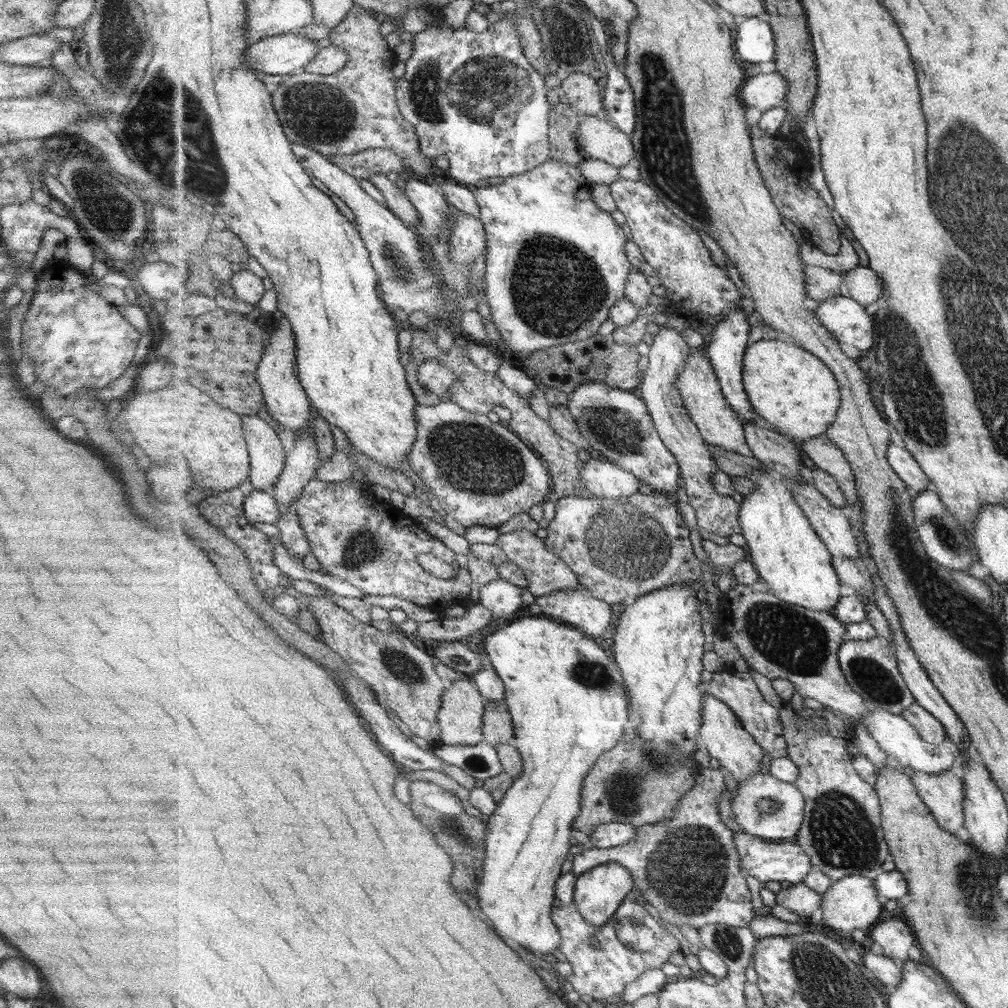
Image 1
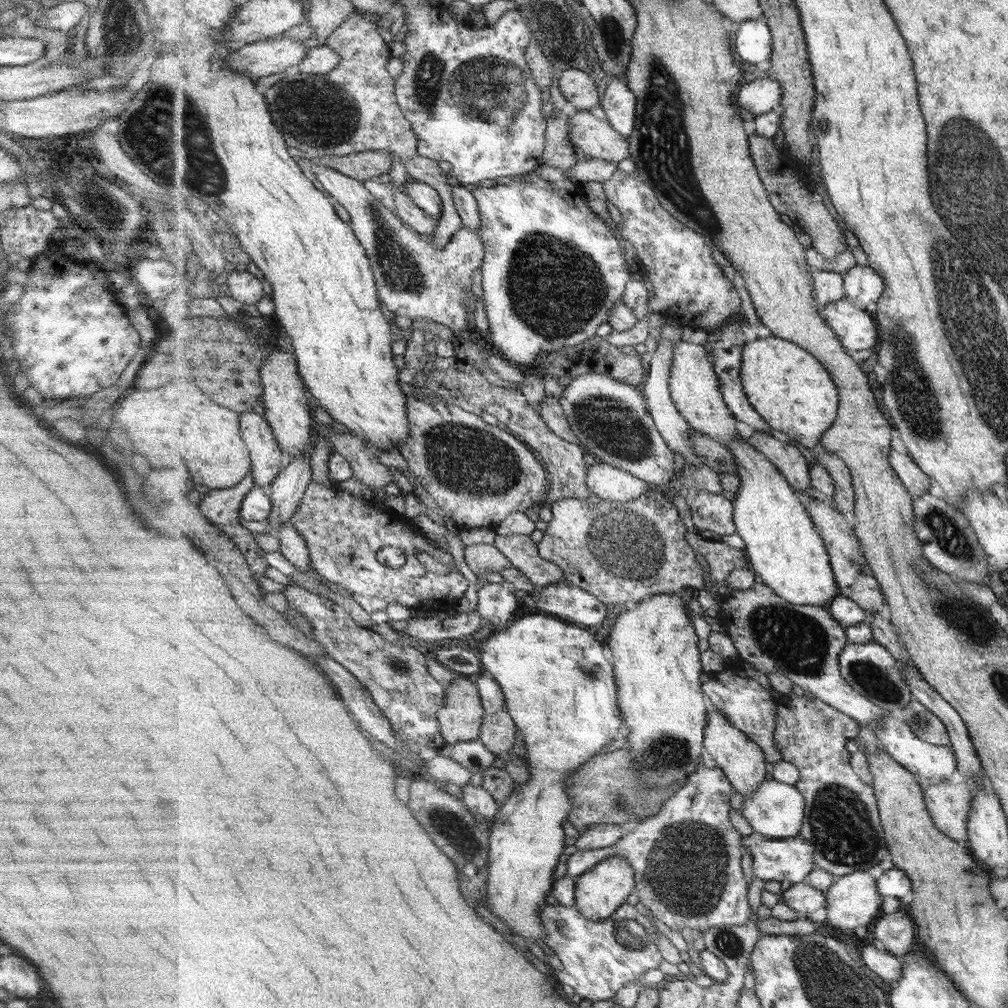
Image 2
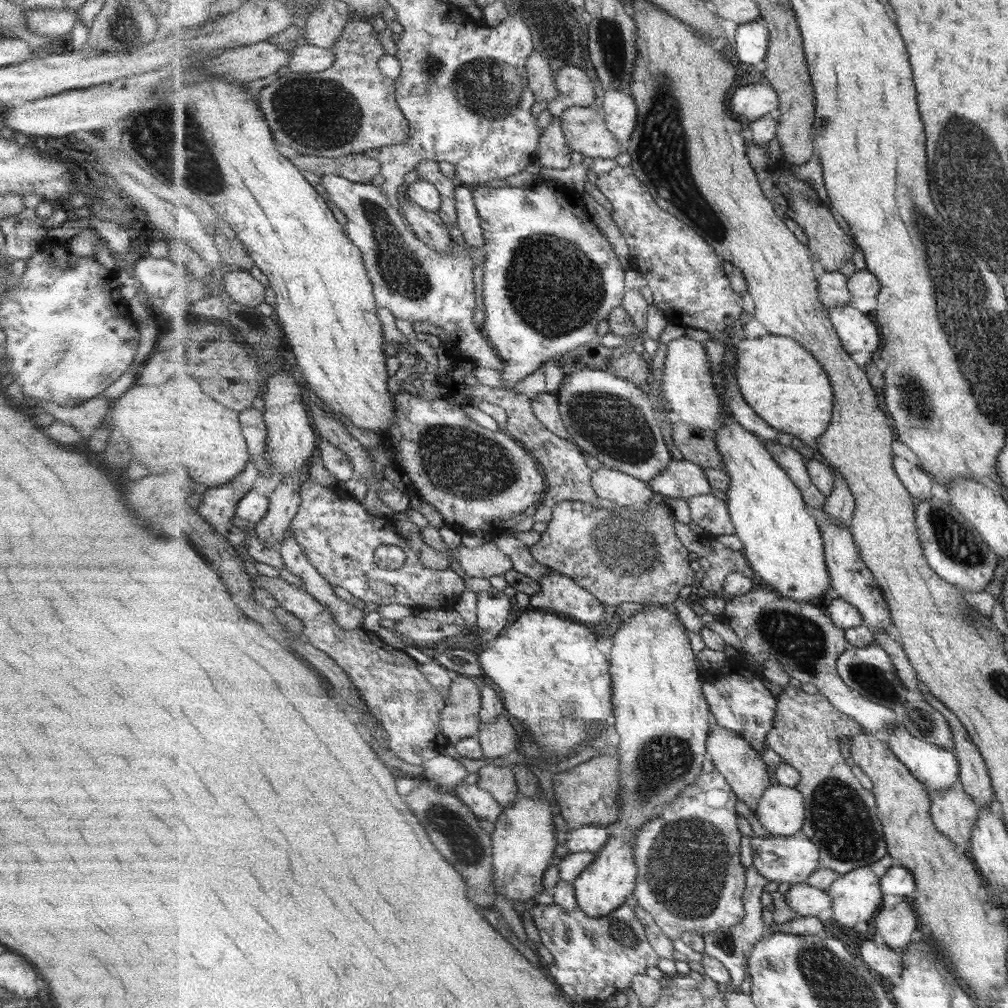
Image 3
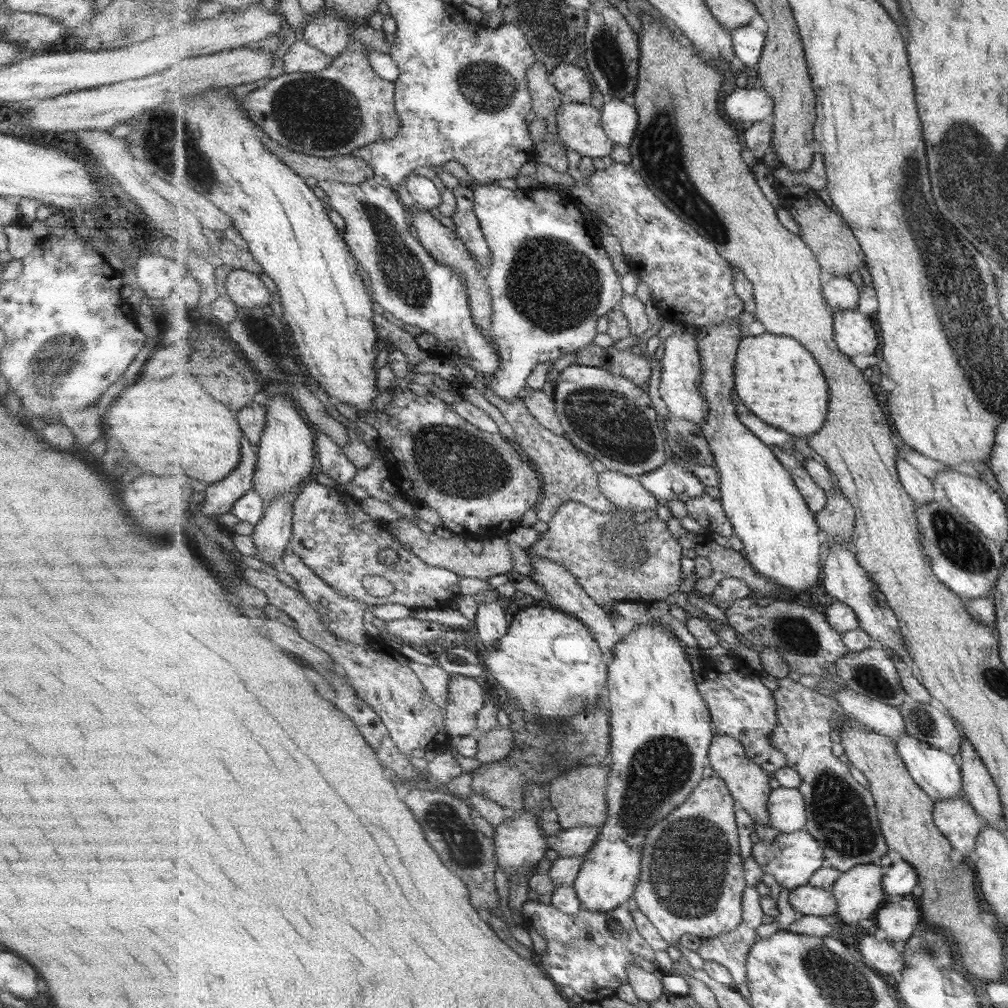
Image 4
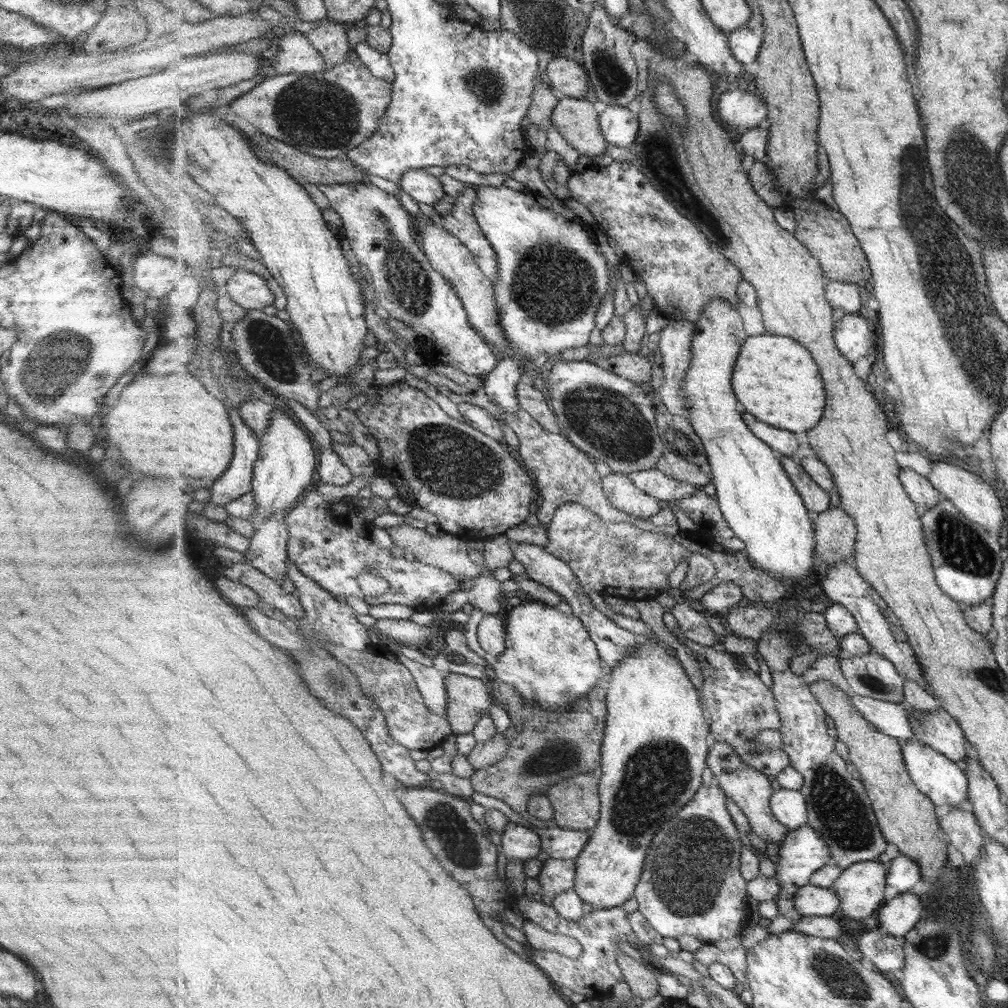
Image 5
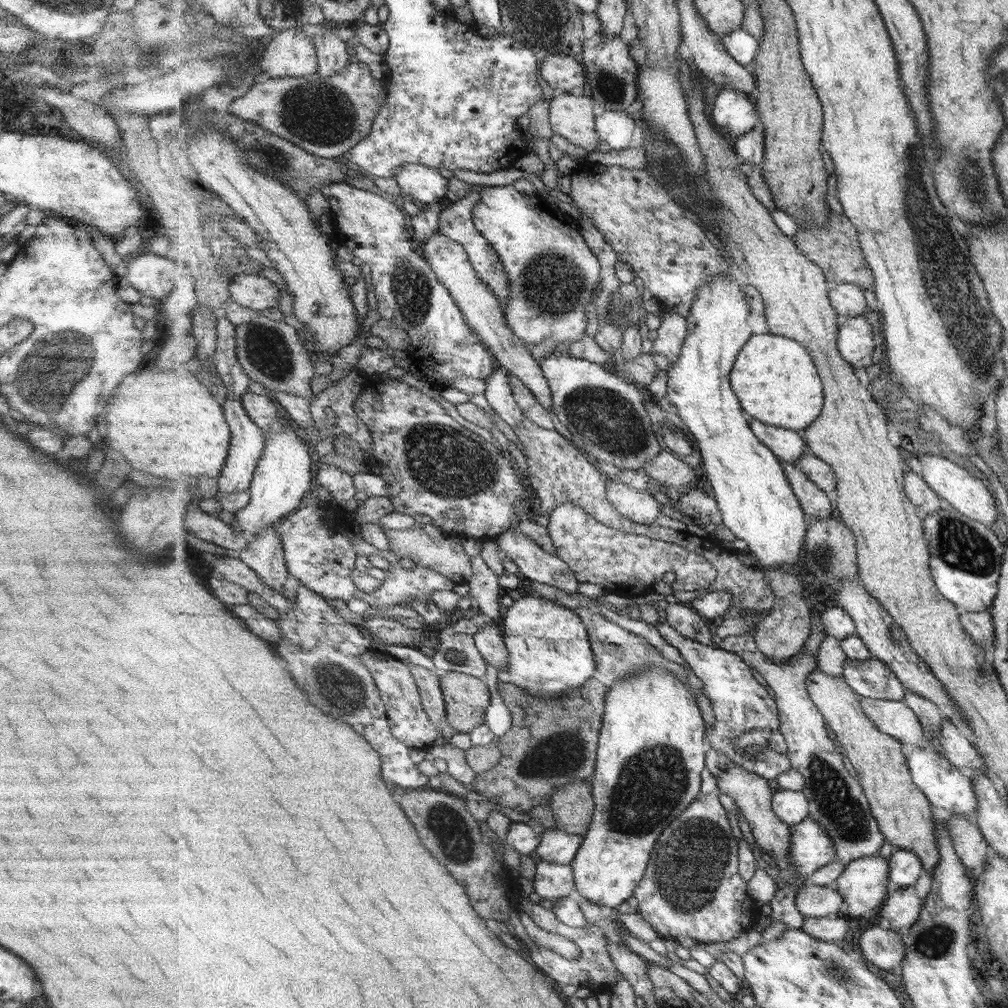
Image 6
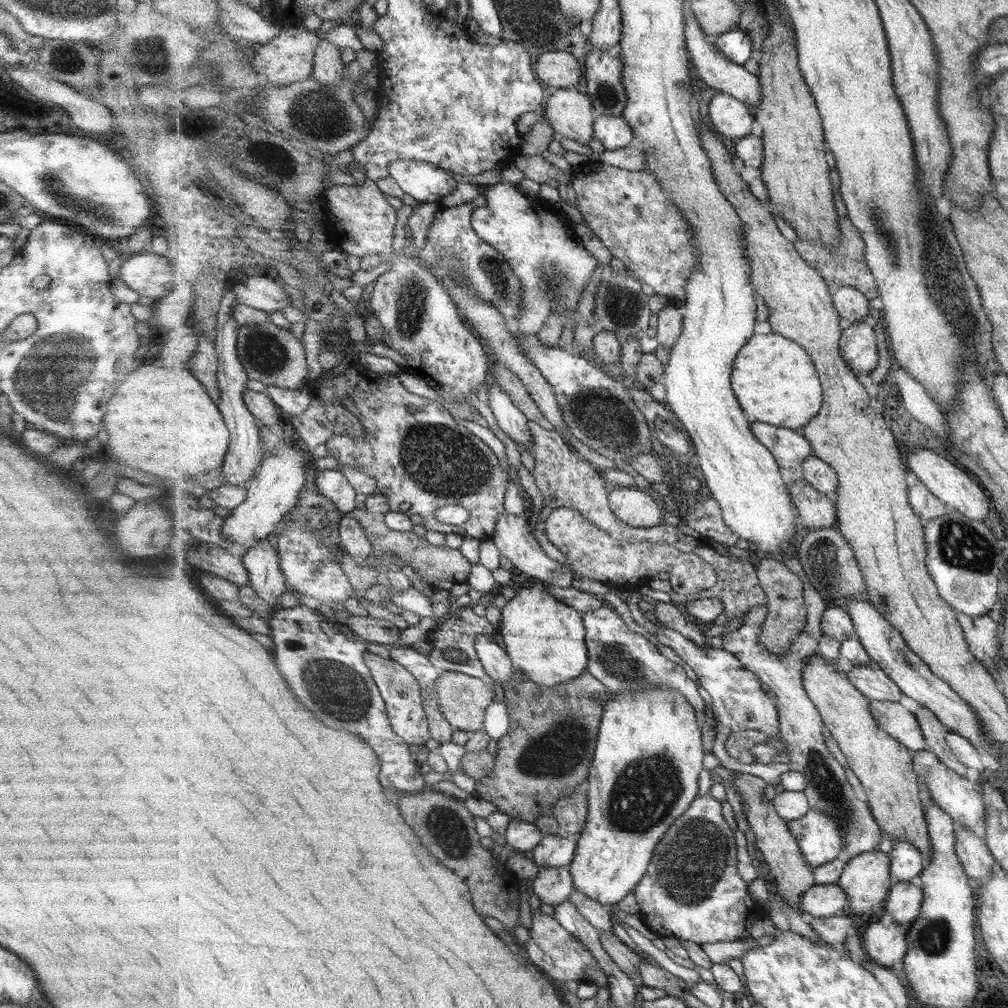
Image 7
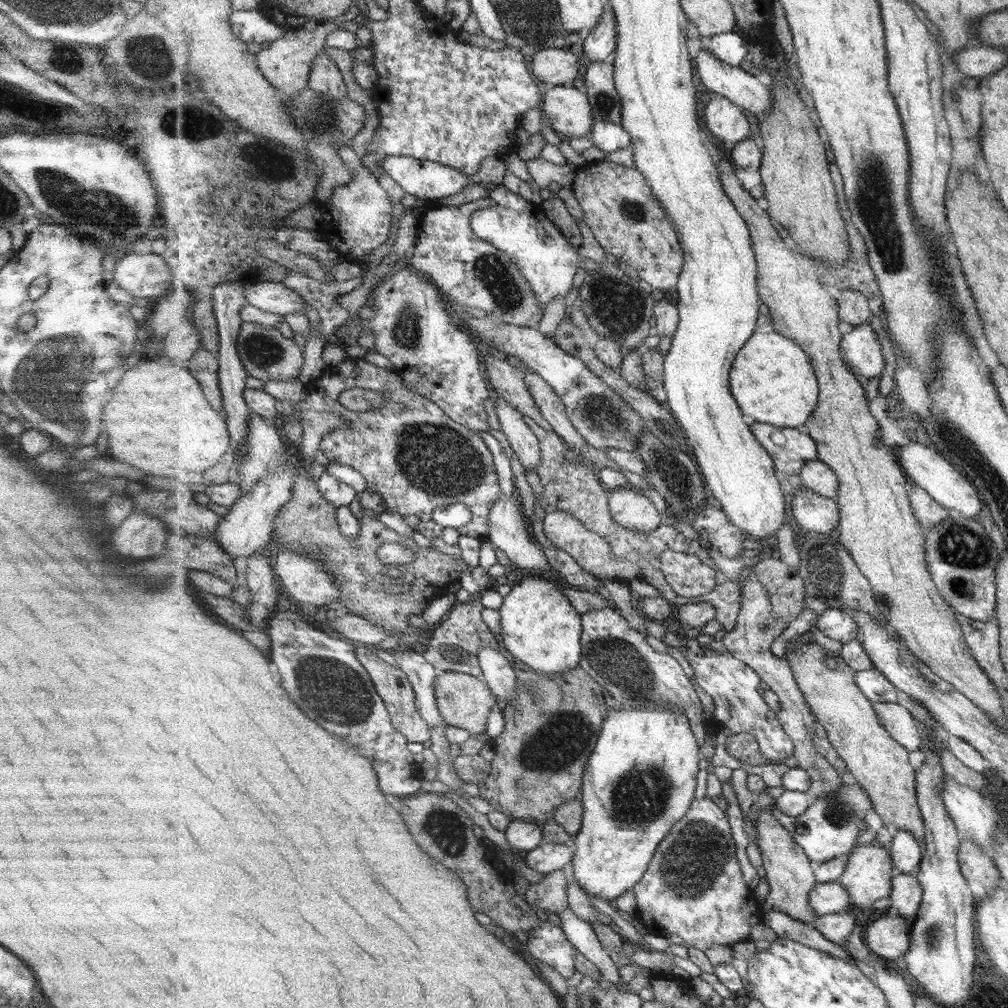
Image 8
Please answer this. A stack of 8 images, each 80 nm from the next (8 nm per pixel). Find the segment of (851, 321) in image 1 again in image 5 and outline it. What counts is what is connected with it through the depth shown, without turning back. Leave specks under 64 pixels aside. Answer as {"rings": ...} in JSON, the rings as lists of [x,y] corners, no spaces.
{"rings":[[[847,314],[836,323],[835,341],[839,350],[853,363],[865,356],[871,356],[877,350],[877,334],[871,330],[871,322],[859,314]]]}

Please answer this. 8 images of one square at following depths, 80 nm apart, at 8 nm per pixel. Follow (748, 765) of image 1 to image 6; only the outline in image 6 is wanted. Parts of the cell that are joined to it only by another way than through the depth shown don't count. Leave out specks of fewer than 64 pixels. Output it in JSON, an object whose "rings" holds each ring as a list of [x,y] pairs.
{"rings":[[[708,748],[709,751],[707,756],[705,756],[705,766],[717,779],[718,789],[735,800],[735,803],[752,830],[755,842],[758,843],[758,846],[766,854],[774,858],[774,862],[780,870],[780,878],[784,882],[783,885],[791,884],[797,885],[799,888],[802,887],[808,881],[802,881],[802,876],[796,871],[792,863],[792,856],[790,855],[790,848],[793,841],[792,830],[790,829],[790,825],[783,822],[774,811],[774,794],[767,779],[735,764],[726,754],[719,752],[716,748]]]}

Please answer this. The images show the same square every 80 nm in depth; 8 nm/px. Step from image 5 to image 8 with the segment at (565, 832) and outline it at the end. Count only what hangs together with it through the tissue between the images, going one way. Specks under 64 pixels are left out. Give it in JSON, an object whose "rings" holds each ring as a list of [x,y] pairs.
{"rings":[[[545,842],[539,848],[528,851],[524,861],[533,870],[547,875],[561,869],[566,870],[571,865],[574,853],[575,847]]]}

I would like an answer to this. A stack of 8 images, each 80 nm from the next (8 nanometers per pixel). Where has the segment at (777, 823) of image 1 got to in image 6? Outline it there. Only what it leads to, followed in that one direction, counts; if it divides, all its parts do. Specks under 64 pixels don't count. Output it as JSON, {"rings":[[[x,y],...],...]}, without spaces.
{"rings":[[[779,789],[774,794],[774,811],[786,824],[801,824],[810,816],[810,801],[807,795],[794,790]]]}

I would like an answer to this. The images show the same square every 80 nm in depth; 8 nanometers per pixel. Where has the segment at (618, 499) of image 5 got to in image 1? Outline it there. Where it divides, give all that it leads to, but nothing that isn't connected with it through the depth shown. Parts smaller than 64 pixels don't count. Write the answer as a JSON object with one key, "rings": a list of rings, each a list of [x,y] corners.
{"rings":[[[594,454],[580,473],[585,488],[602,499],[633,498],[646,488],[634,473]]]}

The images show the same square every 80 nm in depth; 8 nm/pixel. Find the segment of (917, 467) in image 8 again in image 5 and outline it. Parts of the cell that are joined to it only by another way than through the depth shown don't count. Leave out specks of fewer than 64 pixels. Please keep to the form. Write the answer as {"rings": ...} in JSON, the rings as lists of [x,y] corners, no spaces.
{"rings":[[[949,461],[932,462],[928,479],[943,498],[949,499],[969,520],[982,524],[993,535],[999,536],[1001,526],[1005,522],[1005,510],[1001,498],[997,496],[997,492],[991,488],[989,482],[985,482],[983,478],[961,466],[950,464]]]}

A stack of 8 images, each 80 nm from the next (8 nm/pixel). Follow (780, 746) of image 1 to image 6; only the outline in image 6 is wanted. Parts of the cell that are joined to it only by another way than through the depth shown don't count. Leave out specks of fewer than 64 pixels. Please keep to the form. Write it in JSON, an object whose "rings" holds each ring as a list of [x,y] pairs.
{"rings":[[[657,623],[655,626],[662,638],[679,650],[682,658],[691,666],[695,676],[704,684],[703,692],[711,702],[714,718],[716,719],[711,729],[706,734],[708,747],[716,748],[726,754],[735,764],[742,766],[749,772],[763,776],[767,780],[775,780],[783,772],[792,769],[792,762],[786,754],[780,754],[773,758],[773,762],[753,762],[745,760],[737,754],[733,738],[739,734],[749,734],[755,730],[778,730],[781,726],[780,710],[776,700],[773,700],[763,684],[753,676],[749,664],[736,652],[722,649],[713,644],[706,645],[695,639],[683,636],[669,623]]]}

